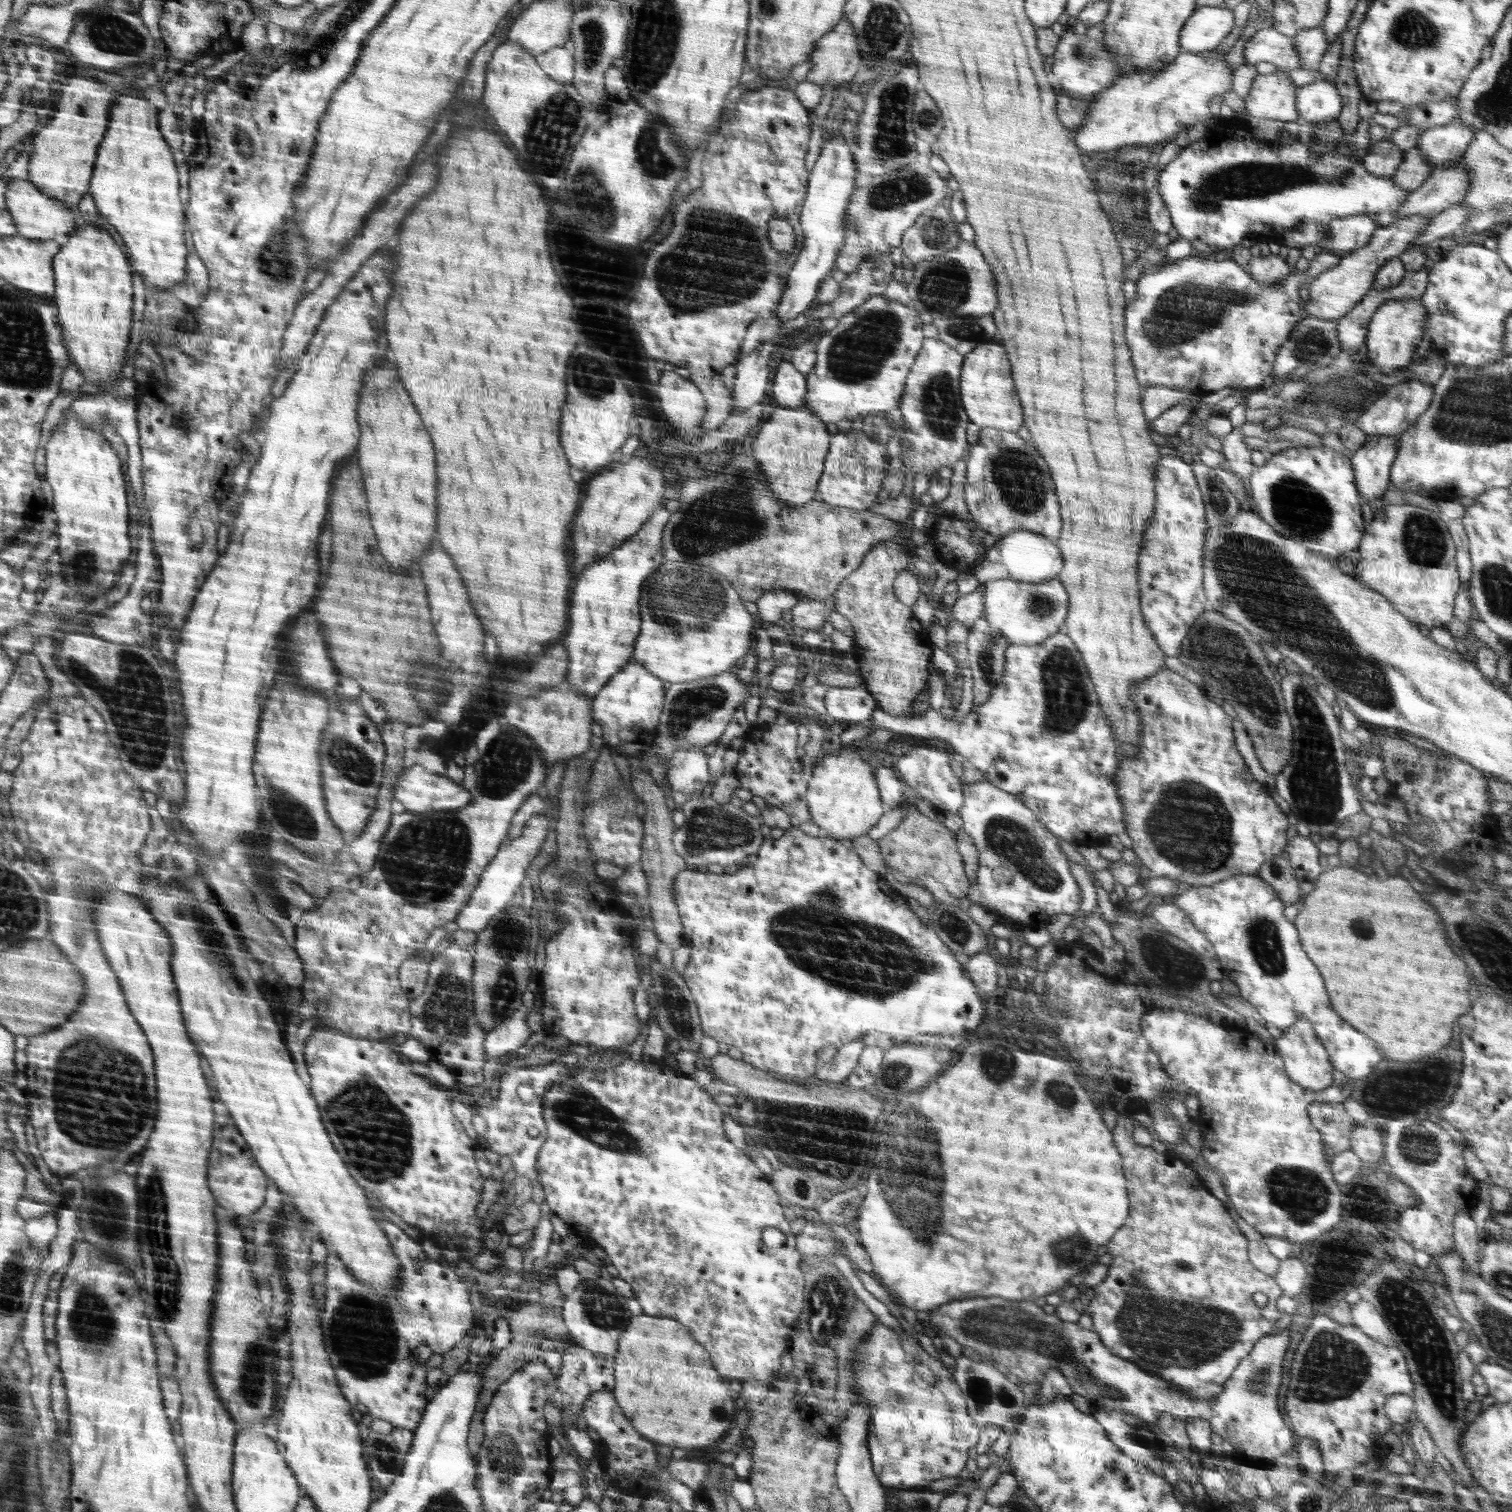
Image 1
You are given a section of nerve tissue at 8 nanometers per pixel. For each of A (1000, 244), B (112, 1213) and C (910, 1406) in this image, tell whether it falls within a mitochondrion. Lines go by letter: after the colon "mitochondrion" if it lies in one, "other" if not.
A: other
B: mitochondrion
C: other

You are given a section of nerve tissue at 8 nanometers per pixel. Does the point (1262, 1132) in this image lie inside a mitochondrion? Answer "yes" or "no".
no

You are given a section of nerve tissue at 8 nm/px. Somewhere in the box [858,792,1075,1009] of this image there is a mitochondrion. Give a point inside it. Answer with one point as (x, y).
(1016, 846)

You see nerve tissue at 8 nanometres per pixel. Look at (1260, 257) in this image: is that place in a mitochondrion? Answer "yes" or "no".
no

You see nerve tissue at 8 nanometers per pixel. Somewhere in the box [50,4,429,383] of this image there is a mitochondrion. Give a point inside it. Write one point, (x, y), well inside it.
(108, 33)

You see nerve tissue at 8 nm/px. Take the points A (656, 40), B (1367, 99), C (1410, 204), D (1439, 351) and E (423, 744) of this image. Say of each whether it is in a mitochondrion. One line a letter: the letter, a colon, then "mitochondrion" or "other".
A: mitochondrion
B: other
C: other
D: other
E: other

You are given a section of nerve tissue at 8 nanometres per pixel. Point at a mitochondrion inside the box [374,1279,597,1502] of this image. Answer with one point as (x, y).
(505, 1459)

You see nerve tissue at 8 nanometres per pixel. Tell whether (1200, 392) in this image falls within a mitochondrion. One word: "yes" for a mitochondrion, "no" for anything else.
no

